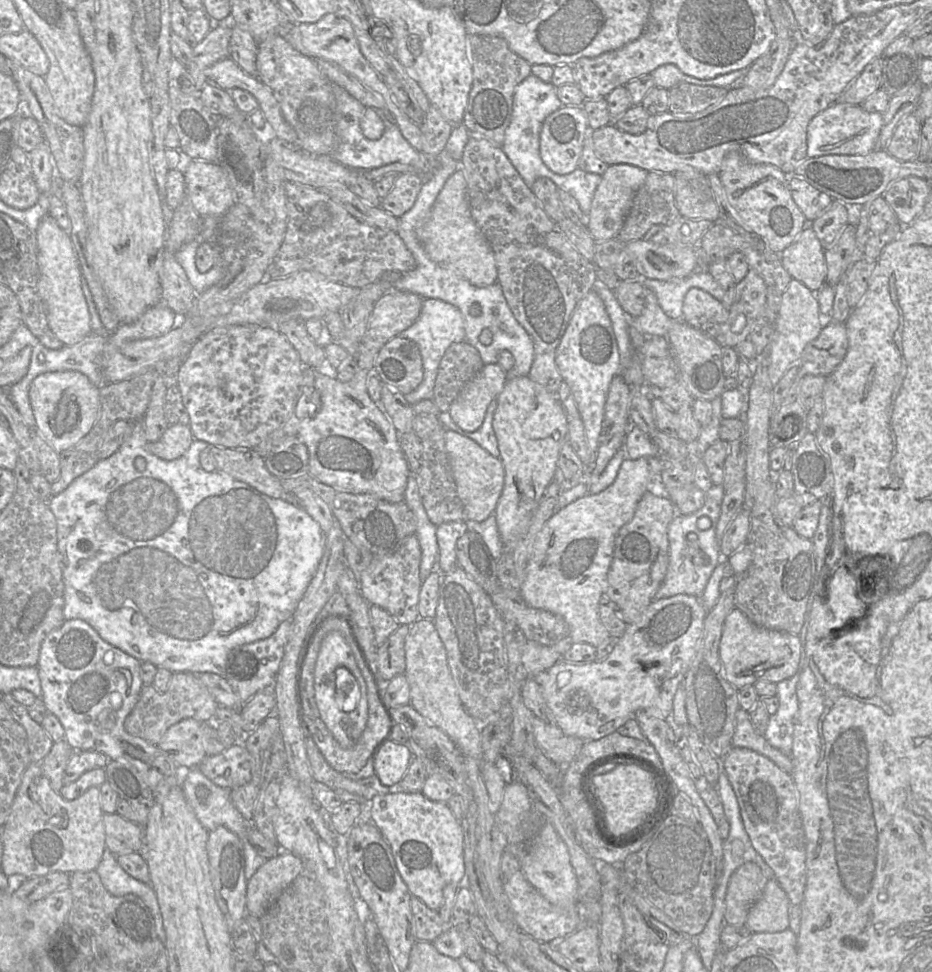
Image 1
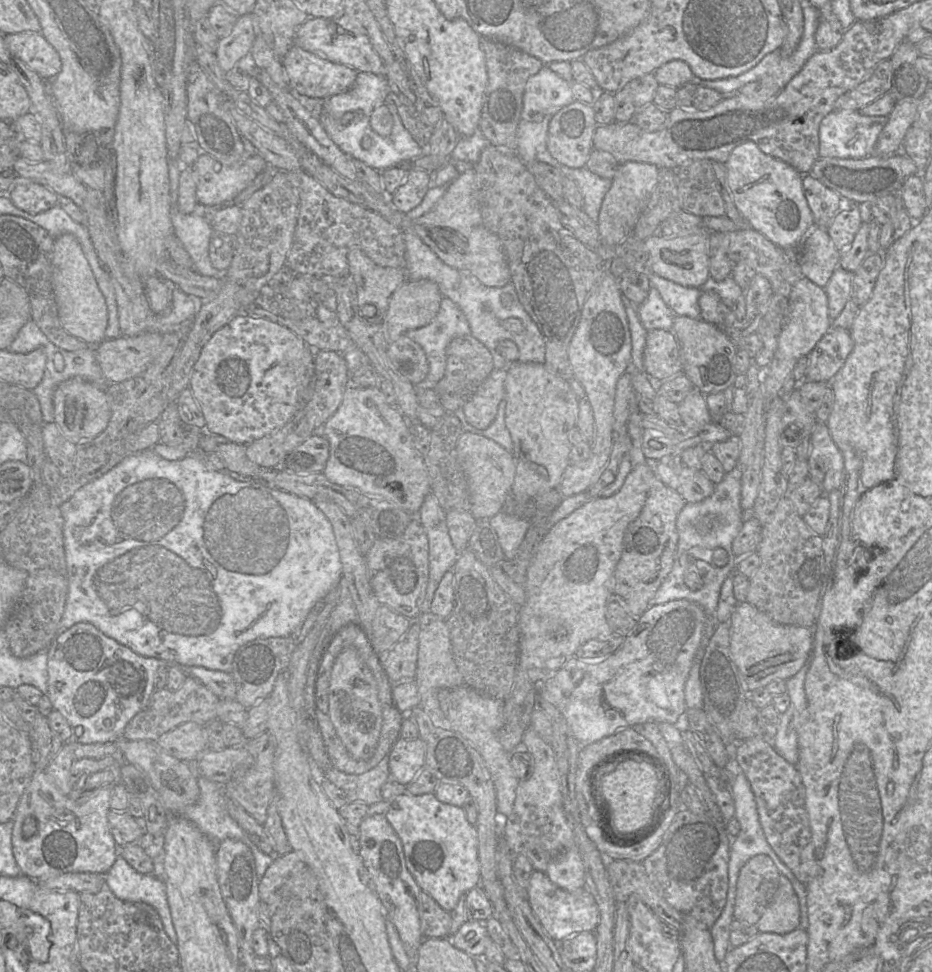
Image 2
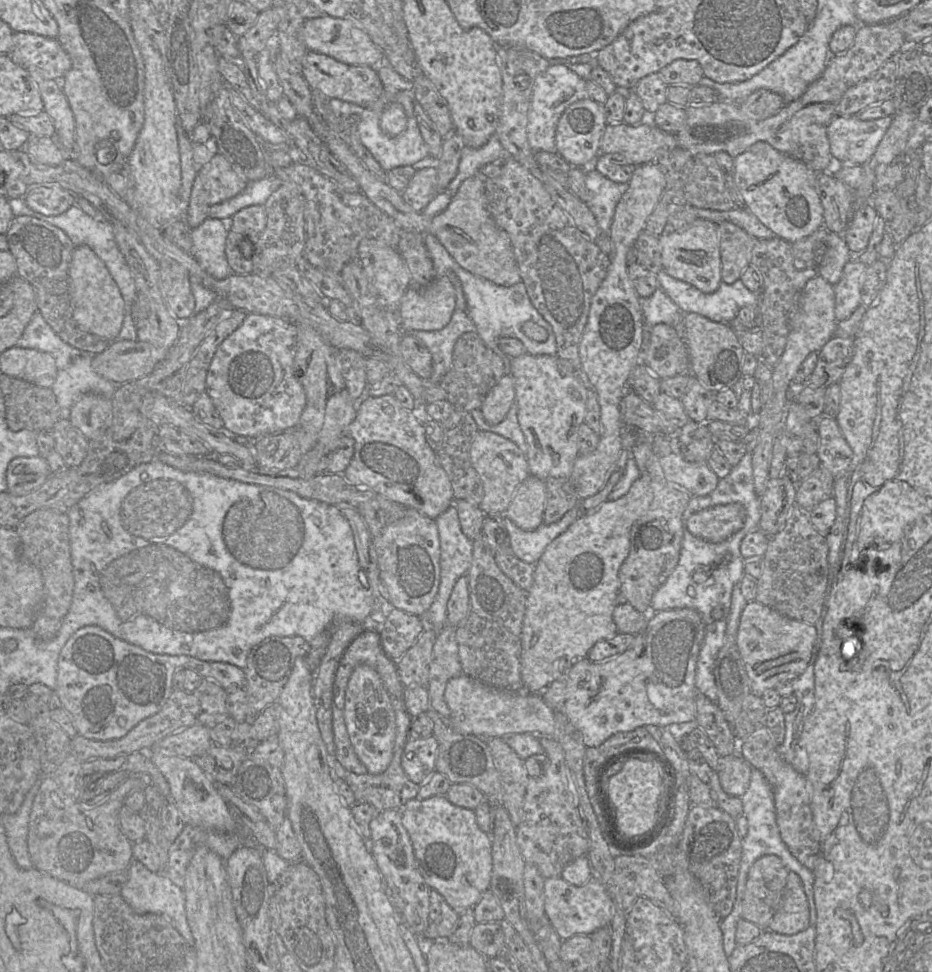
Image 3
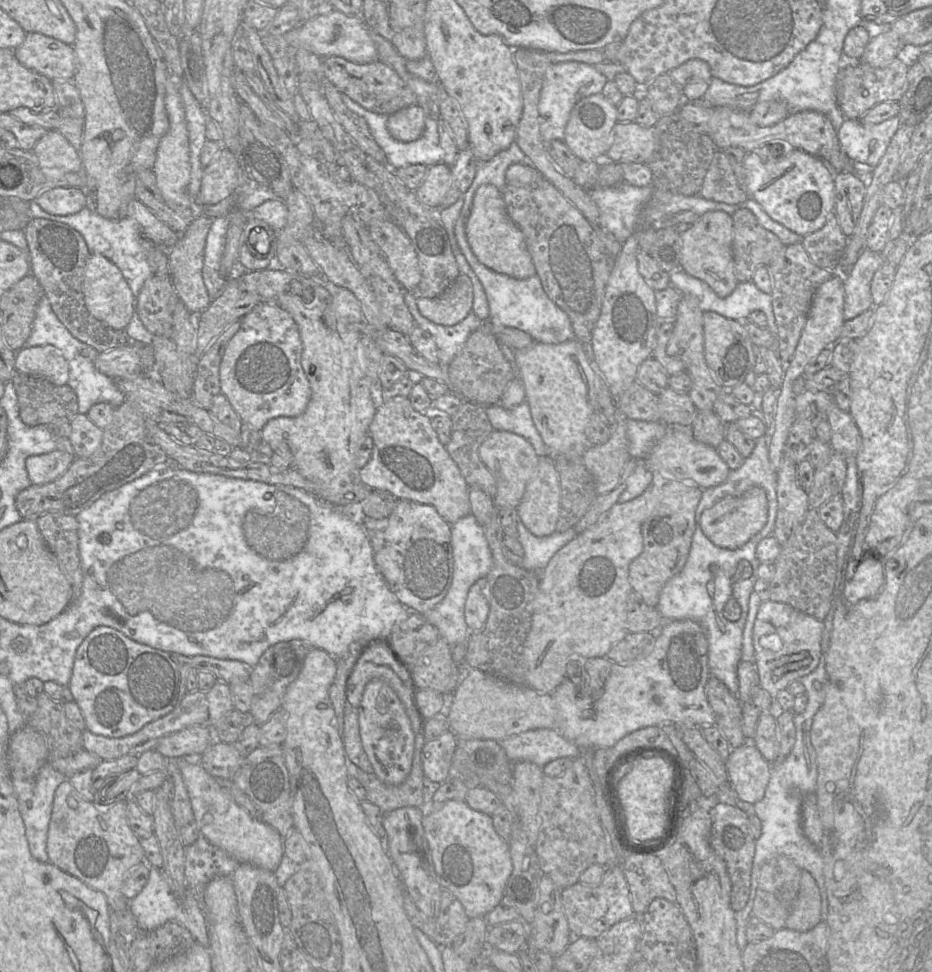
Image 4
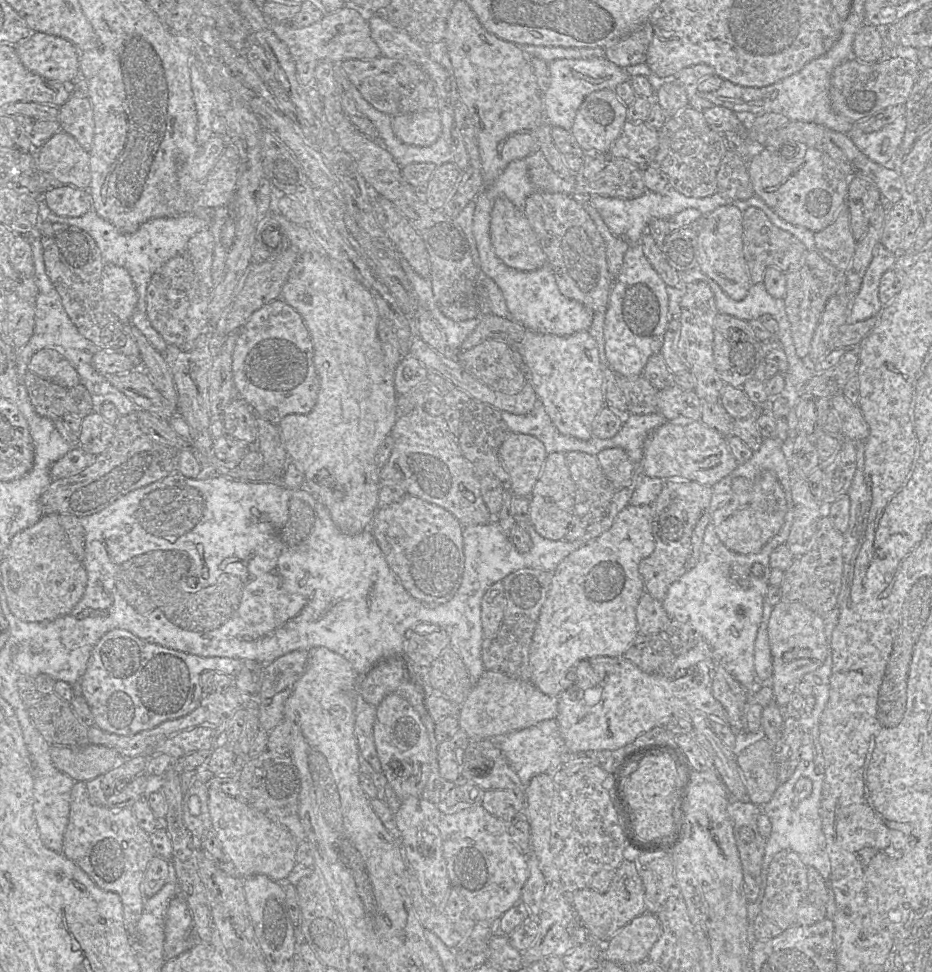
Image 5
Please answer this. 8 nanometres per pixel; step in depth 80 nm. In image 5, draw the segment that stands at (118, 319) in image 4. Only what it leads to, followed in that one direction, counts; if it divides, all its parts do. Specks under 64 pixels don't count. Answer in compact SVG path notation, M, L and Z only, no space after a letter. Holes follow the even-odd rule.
M106 263L102 271L100 291L106 307L120 321L129 323L137 308L138 295L128 271Z

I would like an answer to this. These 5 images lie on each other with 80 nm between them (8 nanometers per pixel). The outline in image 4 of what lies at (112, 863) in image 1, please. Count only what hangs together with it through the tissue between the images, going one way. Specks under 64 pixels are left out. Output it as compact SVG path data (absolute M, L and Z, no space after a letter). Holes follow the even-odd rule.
M150 867L150 874L146 885L138 895L129 900L128 905L130 911L144 929L154 930L167 922L176 922L189 930L194 943L208 946L208 927L205 916L197 901L197 895L193 891L189 891L187 887L187 893L183 900L181 900L173 891L169 877L160 869Z

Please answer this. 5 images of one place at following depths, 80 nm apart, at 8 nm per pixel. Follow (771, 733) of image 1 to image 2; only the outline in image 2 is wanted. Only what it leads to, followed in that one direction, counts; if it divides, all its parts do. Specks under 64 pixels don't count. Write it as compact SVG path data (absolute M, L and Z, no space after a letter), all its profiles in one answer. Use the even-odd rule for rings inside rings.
M810 654L800 671L785 680L790 705L780 714L777 733L770 740L775 750L792 765L796 765L799 759L798 731L806 720L807 698L804 682L811 660Z

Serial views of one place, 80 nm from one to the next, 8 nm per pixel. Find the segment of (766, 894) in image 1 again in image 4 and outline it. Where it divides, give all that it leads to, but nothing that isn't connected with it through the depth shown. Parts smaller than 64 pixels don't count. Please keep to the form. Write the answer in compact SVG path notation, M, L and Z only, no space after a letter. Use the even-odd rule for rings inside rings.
M802 870L800 890L787 917L785 928L804 932L811 930L822 921L820 888L814 877L808 871Z

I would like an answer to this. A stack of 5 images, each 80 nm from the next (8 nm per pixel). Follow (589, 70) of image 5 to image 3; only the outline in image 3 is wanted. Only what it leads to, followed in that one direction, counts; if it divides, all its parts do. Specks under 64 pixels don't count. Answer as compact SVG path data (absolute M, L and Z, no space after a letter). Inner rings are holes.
M551 64L537 77L526 129L529 145L536 153L541 151L557 153L555 135L558 121L569 106L587 98L587 83L585 79L562 64Z

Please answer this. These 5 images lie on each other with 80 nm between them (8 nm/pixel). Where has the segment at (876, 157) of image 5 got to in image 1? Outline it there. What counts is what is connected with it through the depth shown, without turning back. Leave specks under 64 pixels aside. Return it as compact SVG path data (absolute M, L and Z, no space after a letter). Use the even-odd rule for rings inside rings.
M838 100L817 114L807 128L807 156L827 155L865 156L878 147L883 126L883 114L866 112L861 106Z

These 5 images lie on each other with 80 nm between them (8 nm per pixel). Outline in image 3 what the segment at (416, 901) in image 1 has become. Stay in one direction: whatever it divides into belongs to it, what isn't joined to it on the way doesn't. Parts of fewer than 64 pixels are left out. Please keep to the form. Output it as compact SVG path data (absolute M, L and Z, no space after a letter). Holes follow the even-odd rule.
M436 890L430 892L430 908L422 935L432 940L448 940L456 930L460 915Z

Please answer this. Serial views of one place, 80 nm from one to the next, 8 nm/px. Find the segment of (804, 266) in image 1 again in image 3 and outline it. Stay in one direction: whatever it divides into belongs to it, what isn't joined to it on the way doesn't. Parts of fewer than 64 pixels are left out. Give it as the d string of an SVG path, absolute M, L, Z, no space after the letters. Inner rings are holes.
M829 232L825 249L817 265L817 275L835 285L841 278L844 266L851 259L851 252L842 237Z

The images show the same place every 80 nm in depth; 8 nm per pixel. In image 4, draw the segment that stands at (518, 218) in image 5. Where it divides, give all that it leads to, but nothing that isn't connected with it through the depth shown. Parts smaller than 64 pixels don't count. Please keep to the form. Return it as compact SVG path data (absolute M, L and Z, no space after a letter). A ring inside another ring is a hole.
M492 185L478 187L470 206L462 207L454 237L467 261L477 258L487 268L514 279L526 279L536 273L524 235L509 218L502 193Z

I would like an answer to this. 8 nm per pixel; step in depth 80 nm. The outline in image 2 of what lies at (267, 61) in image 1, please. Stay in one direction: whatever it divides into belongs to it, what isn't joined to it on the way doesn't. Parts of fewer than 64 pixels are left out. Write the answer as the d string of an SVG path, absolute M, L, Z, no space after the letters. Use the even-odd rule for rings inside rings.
M297 46L288 51L283 66L292 93L320 99L328 99L348 90L354 85L359 73Z

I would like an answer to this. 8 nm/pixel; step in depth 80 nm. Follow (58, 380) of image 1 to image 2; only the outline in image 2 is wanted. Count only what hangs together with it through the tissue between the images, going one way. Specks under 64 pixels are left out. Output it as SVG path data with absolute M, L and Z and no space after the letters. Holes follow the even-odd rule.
M80 377L62 382L53 395L53 419L62 435L77 445L95 438L108 425L111 409L105 390Z

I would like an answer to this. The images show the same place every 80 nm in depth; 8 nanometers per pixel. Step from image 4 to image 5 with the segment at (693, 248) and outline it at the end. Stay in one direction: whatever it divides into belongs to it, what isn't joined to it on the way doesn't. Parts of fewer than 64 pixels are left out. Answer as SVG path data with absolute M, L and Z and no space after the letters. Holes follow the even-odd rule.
M732 204L719 207L703 215L705 222L698 231L698 268L733 300L745 298L749 288L753 285L743 255L742 215L743 211Z

